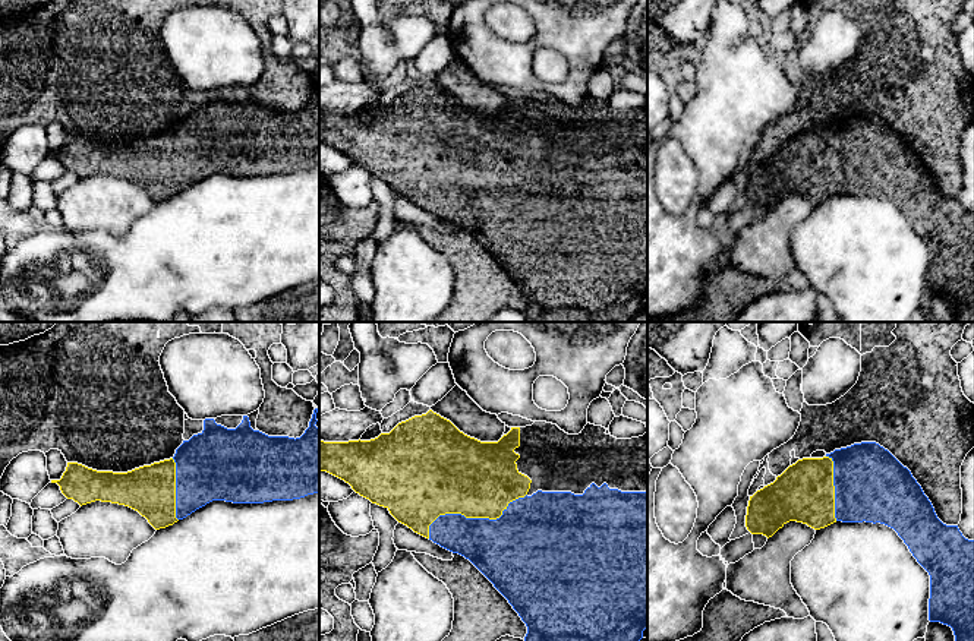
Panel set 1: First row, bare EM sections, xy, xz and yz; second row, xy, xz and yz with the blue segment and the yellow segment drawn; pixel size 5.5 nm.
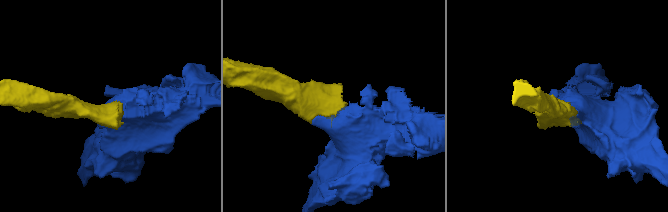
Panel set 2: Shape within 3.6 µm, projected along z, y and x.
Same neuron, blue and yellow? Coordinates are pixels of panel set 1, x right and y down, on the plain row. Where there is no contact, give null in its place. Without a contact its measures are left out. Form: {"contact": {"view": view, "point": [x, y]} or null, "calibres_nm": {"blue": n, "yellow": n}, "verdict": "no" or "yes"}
{"contact": {"view": "xz", "point": [473, 190]}, "calibres_nm": {"blue": 360, "yellow": 420}, "verdict": "yes"}

